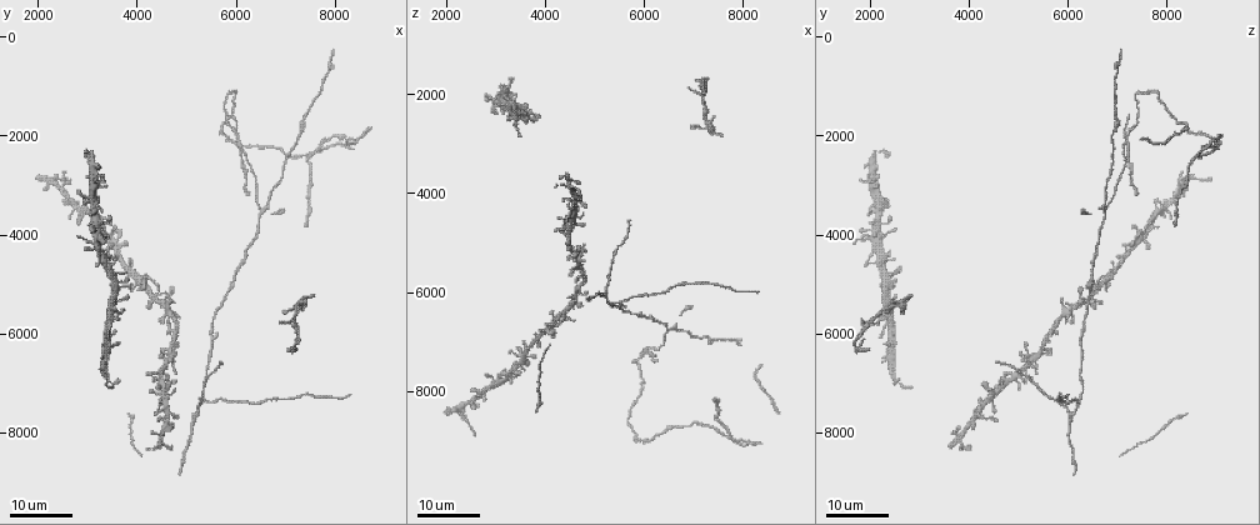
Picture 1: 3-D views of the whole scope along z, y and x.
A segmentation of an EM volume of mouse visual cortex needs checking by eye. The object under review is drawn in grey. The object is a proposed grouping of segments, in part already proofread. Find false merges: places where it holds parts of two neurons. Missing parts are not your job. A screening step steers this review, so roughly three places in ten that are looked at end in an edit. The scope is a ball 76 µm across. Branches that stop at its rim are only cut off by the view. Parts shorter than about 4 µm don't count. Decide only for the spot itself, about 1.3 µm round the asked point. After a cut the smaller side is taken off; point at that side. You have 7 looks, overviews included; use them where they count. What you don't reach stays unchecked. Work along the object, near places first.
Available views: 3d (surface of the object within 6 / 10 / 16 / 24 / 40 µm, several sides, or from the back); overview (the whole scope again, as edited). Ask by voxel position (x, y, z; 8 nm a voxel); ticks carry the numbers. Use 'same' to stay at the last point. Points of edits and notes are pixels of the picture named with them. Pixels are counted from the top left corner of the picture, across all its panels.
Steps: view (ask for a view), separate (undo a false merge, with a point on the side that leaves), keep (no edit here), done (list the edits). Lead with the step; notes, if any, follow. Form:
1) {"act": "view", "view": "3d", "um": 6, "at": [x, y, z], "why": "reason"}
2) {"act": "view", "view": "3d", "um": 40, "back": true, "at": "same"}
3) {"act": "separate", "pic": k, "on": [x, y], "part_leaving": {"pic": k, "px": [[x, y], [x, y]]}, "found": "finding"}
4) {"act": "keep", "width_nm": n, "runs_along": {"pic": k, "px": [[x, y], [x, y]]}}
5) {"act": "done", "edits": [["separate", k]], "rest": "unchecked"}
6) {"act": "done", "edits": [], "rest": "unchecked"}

{"act": "view", "view": "3d", "um": 24, "at": [5850, 1100, 7400], "why": "thick turns thin"}

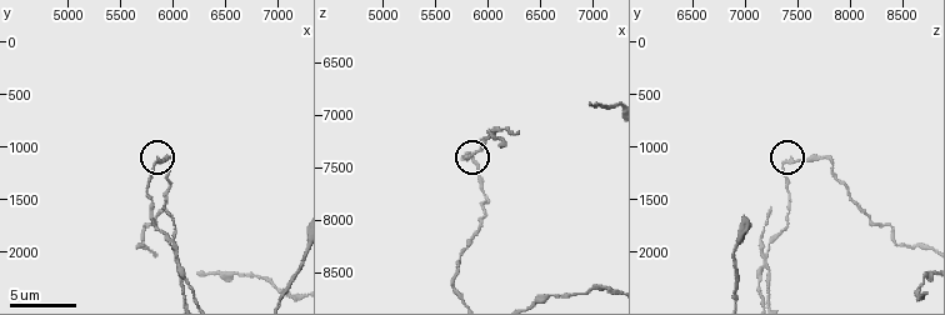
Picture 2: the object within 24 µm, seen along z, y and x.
{"act": "view", "view": "3d", "um": 6, "at": [5880, 1140, 7460]}

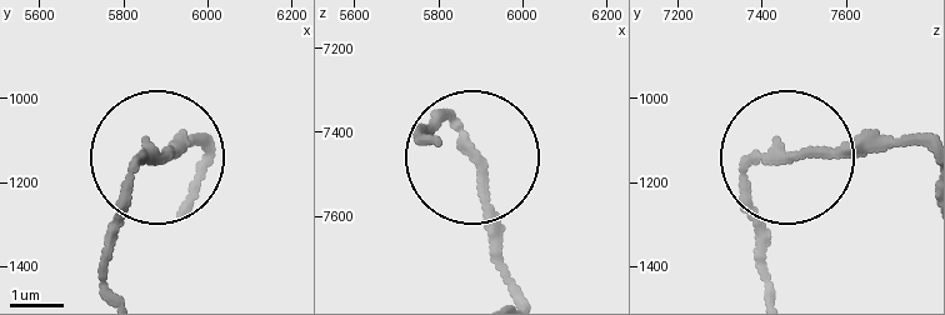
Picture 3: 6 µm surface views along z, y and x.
{"act": "separate", "pic": 3, "on": [163, 149], "part_leaving": {"pic": 3, "px": [[133, 160], [195, 146]]}, "found": "a second neuron is stuck on"}

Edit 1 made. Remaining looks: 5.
{"act": "view", "view": "overview"}

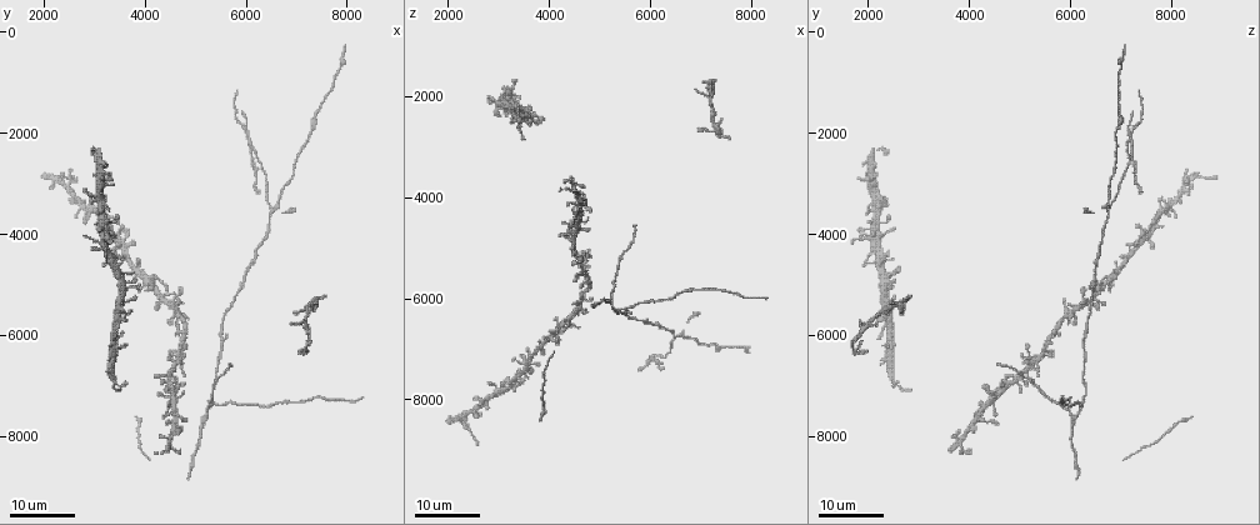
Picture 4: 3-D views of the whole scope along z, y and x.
{"act": "view", "view": "3d", "um": 24, "at": [6050, 2200, 7200], "why": "three arms meet"}

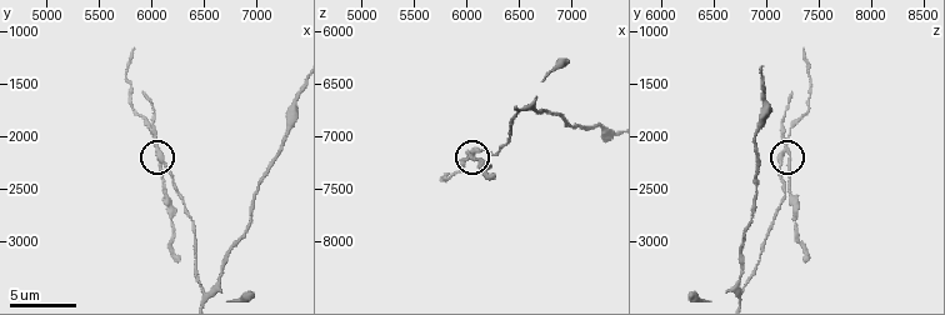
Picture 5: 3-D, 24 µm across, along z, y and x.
{"act": "view", "view": "3d", "um": 6, "at": [6060, 2120, 7220], "why": "zoom in"}

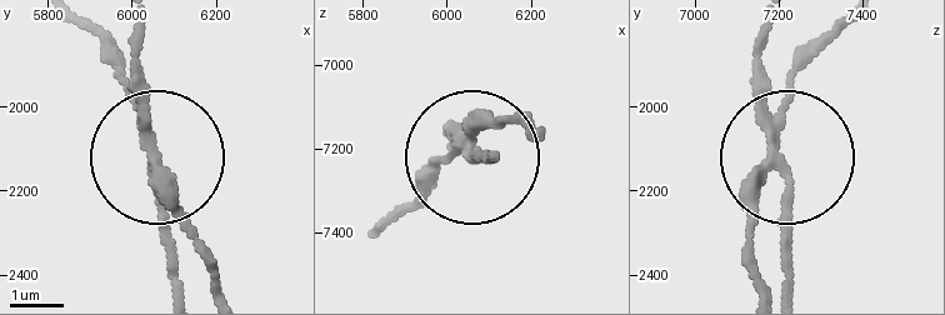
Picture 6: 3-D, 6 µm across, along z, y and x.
{"act": "separate", "pic": 6, "on": [168, 229], "side_arm_um": 9, "part_leaving": {"pic": 6, "px": [[151, 155], [174, 285]]}, "found": "a second neuron is stuck on"}

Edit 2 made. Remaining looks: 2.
{"act": "done", "edits": [["separate", 3], ["separate", 6]], "rest": "unchecked"}

